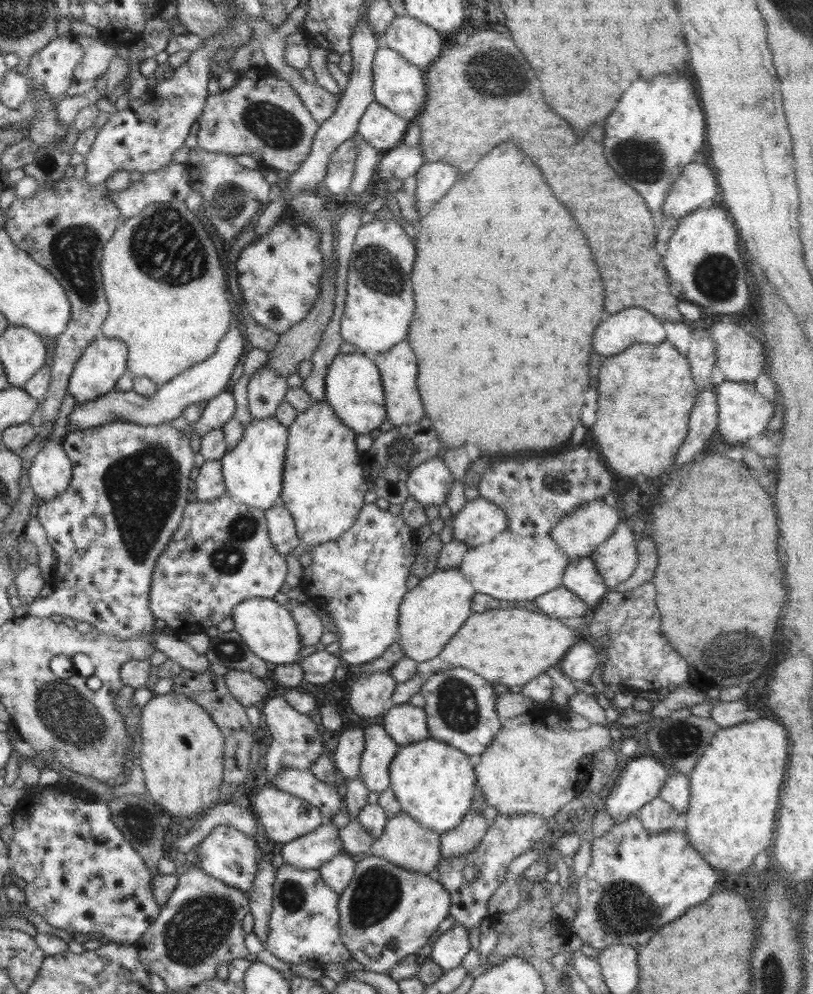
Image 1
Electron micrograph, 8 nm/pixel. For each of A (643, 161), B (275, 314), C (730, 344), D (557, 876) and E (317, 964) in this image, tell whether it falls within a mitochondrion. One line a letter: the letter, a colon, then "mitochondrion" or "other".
A: mitochondrion
B: other
C: other
D: other
E: other

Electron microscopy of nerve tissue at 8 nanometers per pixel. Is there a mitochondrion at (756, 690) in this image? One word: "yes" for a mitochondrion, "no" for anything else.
yes

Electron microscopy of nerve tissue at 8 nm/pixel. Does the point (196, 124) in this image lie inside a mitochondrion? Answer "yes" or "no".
no

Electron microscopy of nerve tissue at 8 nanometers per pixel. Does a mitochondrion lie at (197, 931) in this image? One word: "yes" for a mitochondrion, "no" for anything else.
yes

